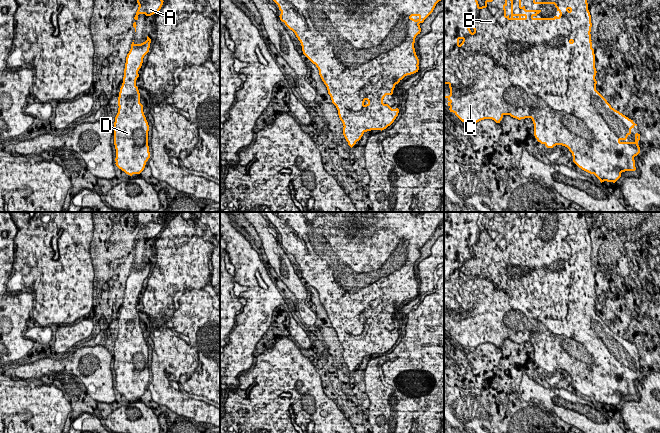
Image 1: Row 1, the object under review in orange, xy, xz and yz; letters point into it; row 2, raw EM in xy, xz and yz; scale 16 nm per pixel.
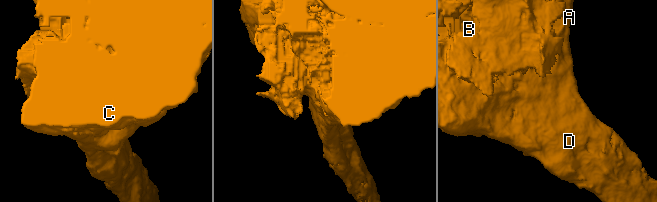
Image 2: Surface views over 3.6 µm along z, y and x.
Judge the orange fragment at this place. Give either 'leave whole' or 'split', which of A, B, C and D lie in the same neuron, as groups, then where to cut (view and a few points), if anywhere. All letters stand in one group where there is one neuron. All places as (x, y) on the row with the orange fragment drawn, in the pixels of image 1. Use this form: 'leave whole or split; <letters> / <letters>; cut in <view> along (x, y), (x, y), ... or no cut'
leave whole; A B C D; no cut

